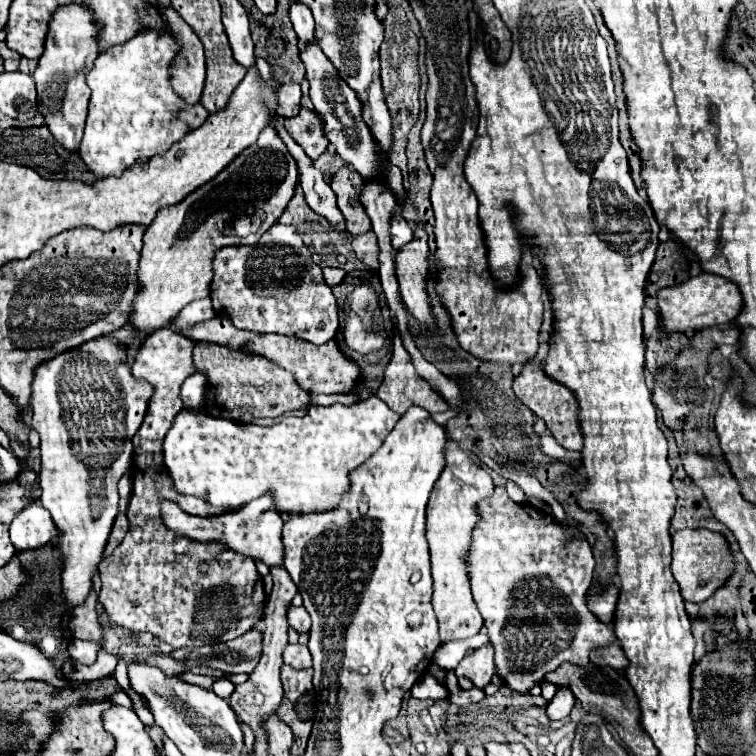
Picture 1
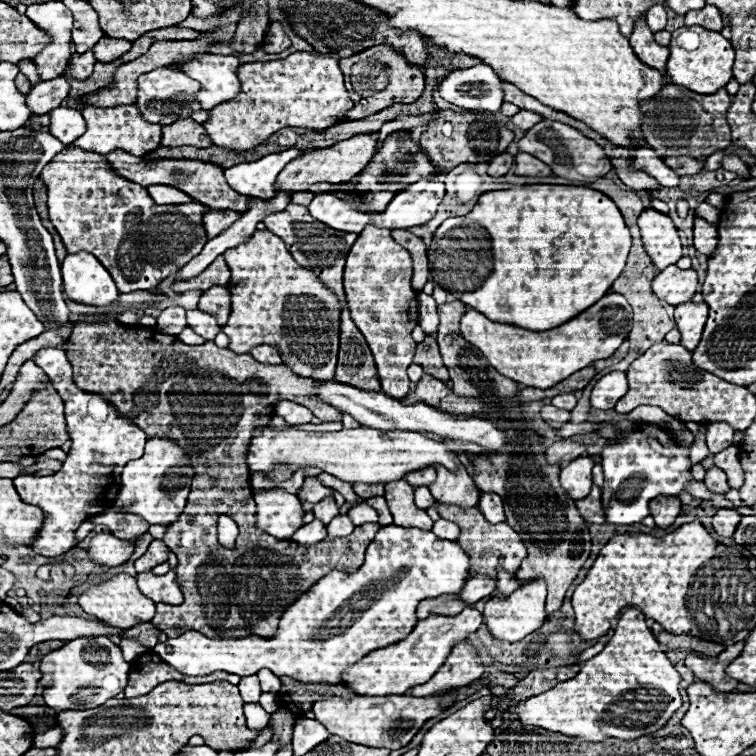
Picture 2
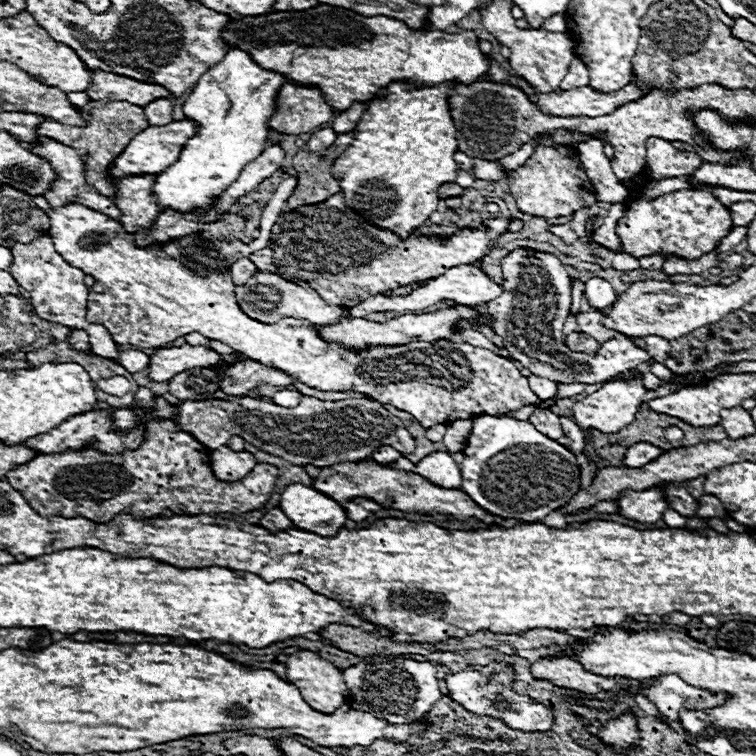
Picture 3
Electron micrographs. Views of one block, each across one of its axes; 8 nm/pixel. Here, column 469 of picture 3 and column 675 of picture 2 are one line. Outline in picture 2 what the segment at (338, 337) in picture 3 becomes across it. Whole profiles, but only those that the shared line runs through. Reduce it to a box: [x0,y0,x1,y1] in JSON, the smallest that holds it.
[674,302,708,350]

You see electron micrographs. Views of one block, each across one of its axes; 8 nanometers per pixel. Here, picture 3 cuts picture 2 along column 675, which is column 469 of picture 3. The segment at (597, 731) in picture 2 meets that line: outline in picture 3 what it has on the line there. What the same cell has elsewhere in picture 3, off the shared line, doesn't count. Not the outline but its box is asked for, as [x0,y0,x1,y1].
[444,662,554,732]

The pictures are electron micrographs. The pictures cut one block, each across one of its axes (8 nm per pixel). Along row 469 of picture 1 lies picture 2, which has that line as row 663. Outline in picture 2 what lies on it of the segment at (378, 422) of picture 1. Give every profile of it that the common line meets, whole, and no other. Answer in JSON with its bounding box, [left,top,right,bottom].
[152,526,468,684]

